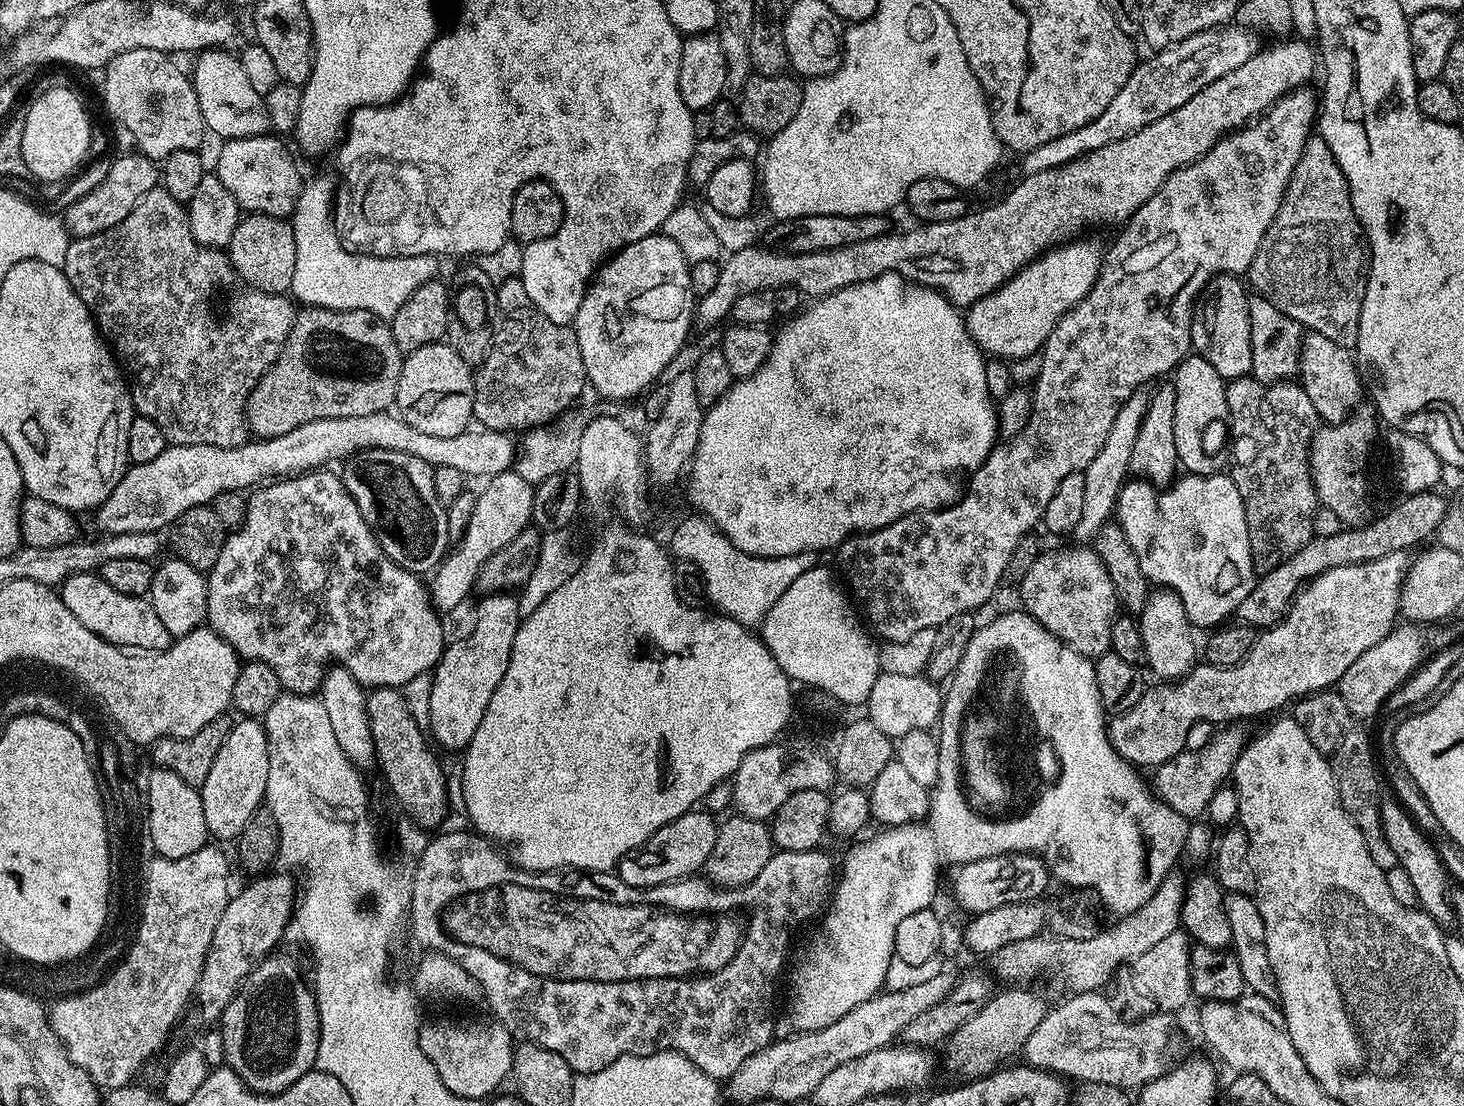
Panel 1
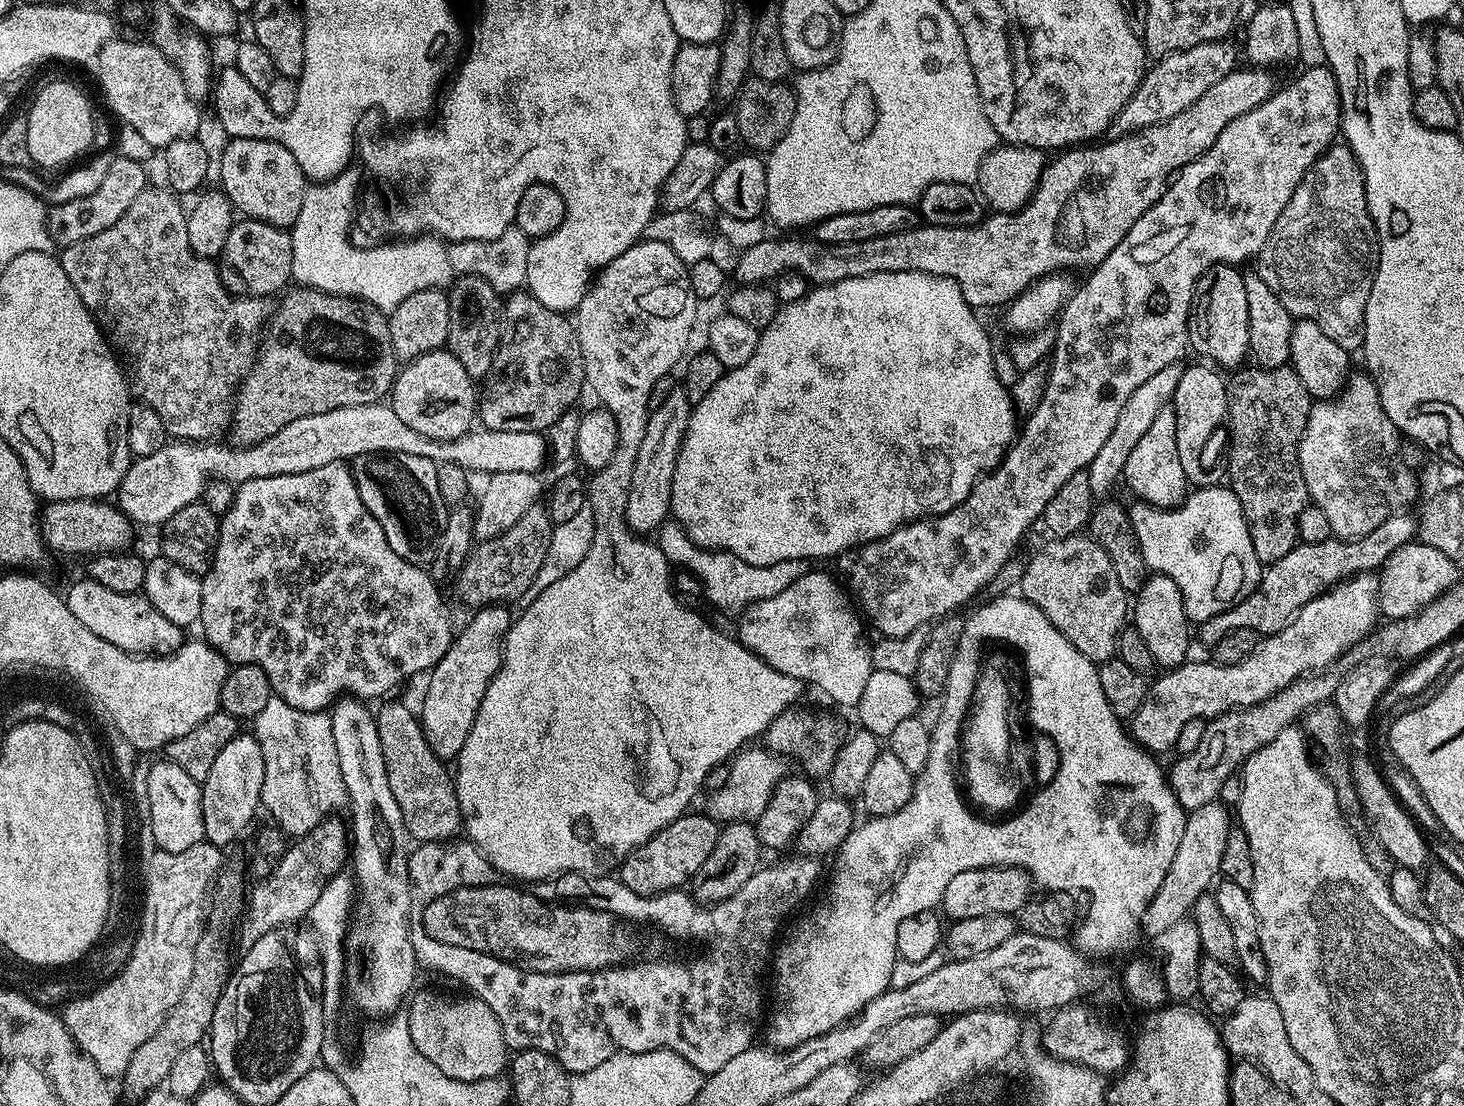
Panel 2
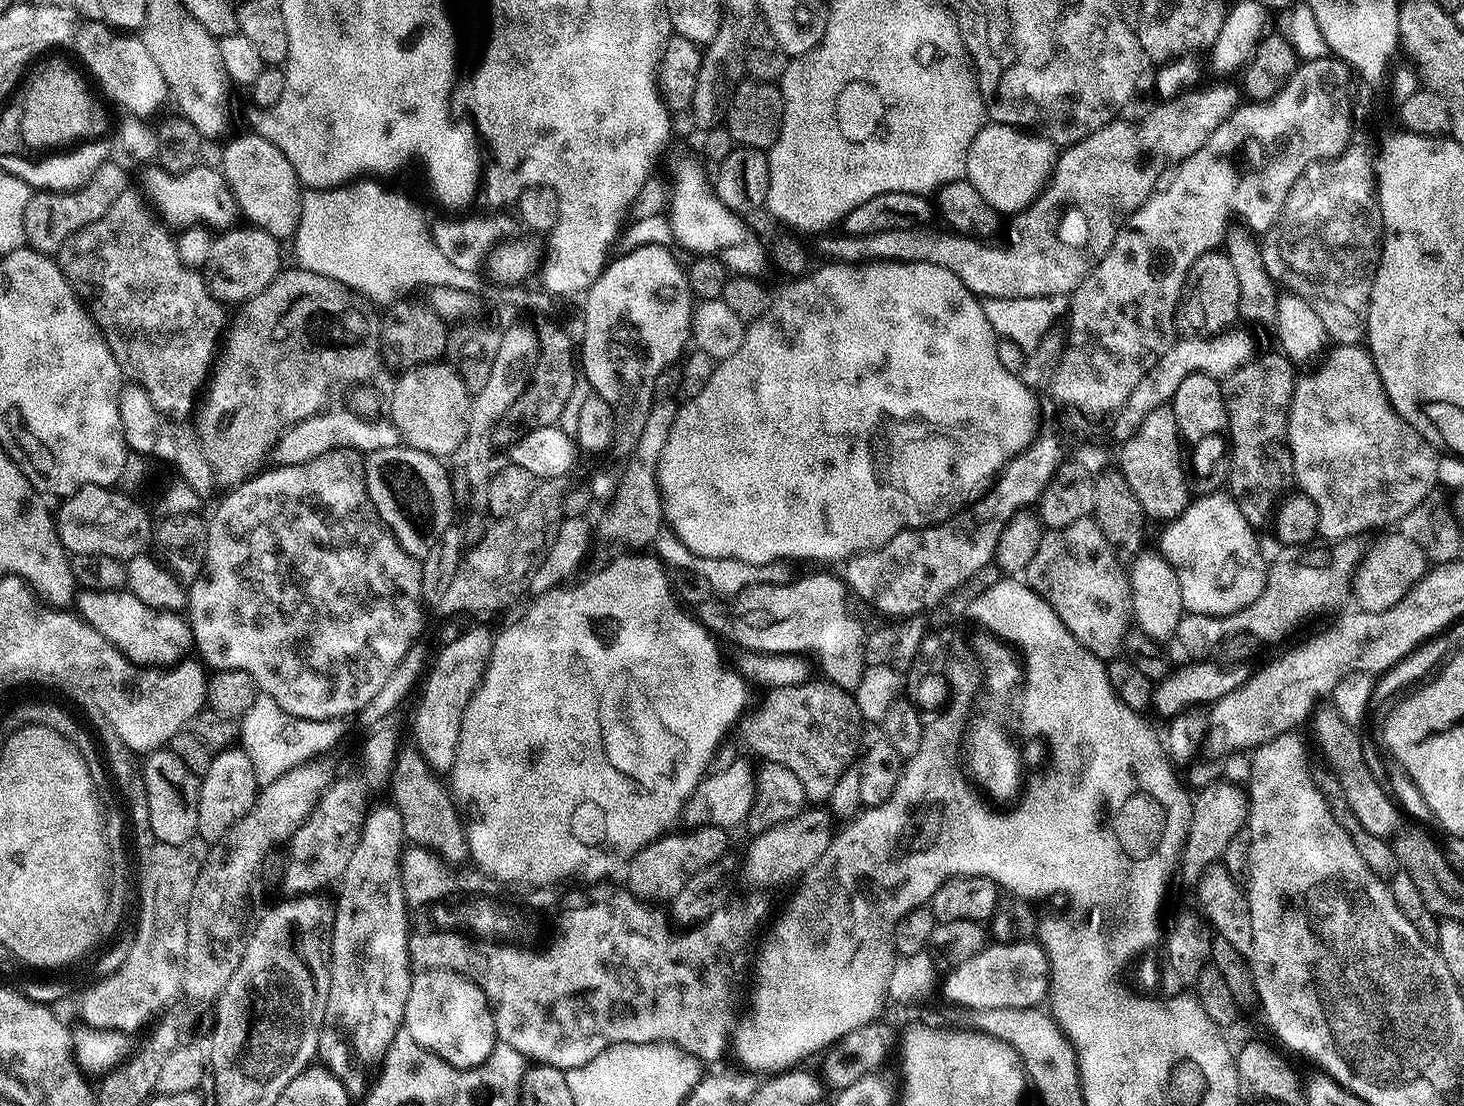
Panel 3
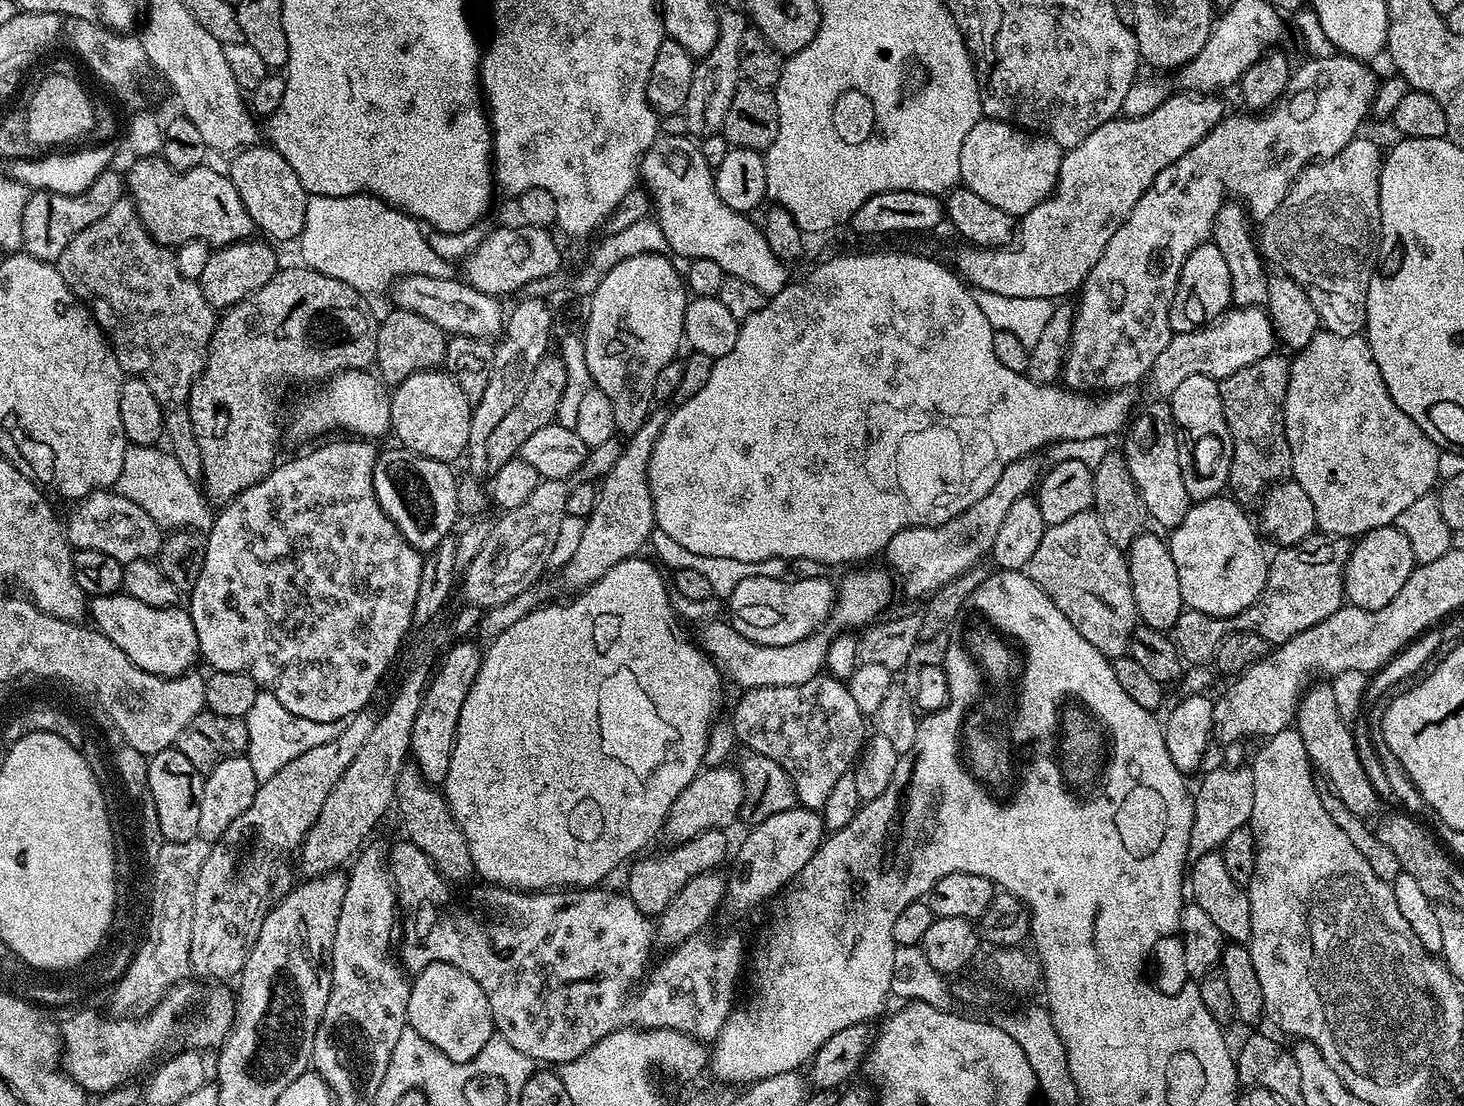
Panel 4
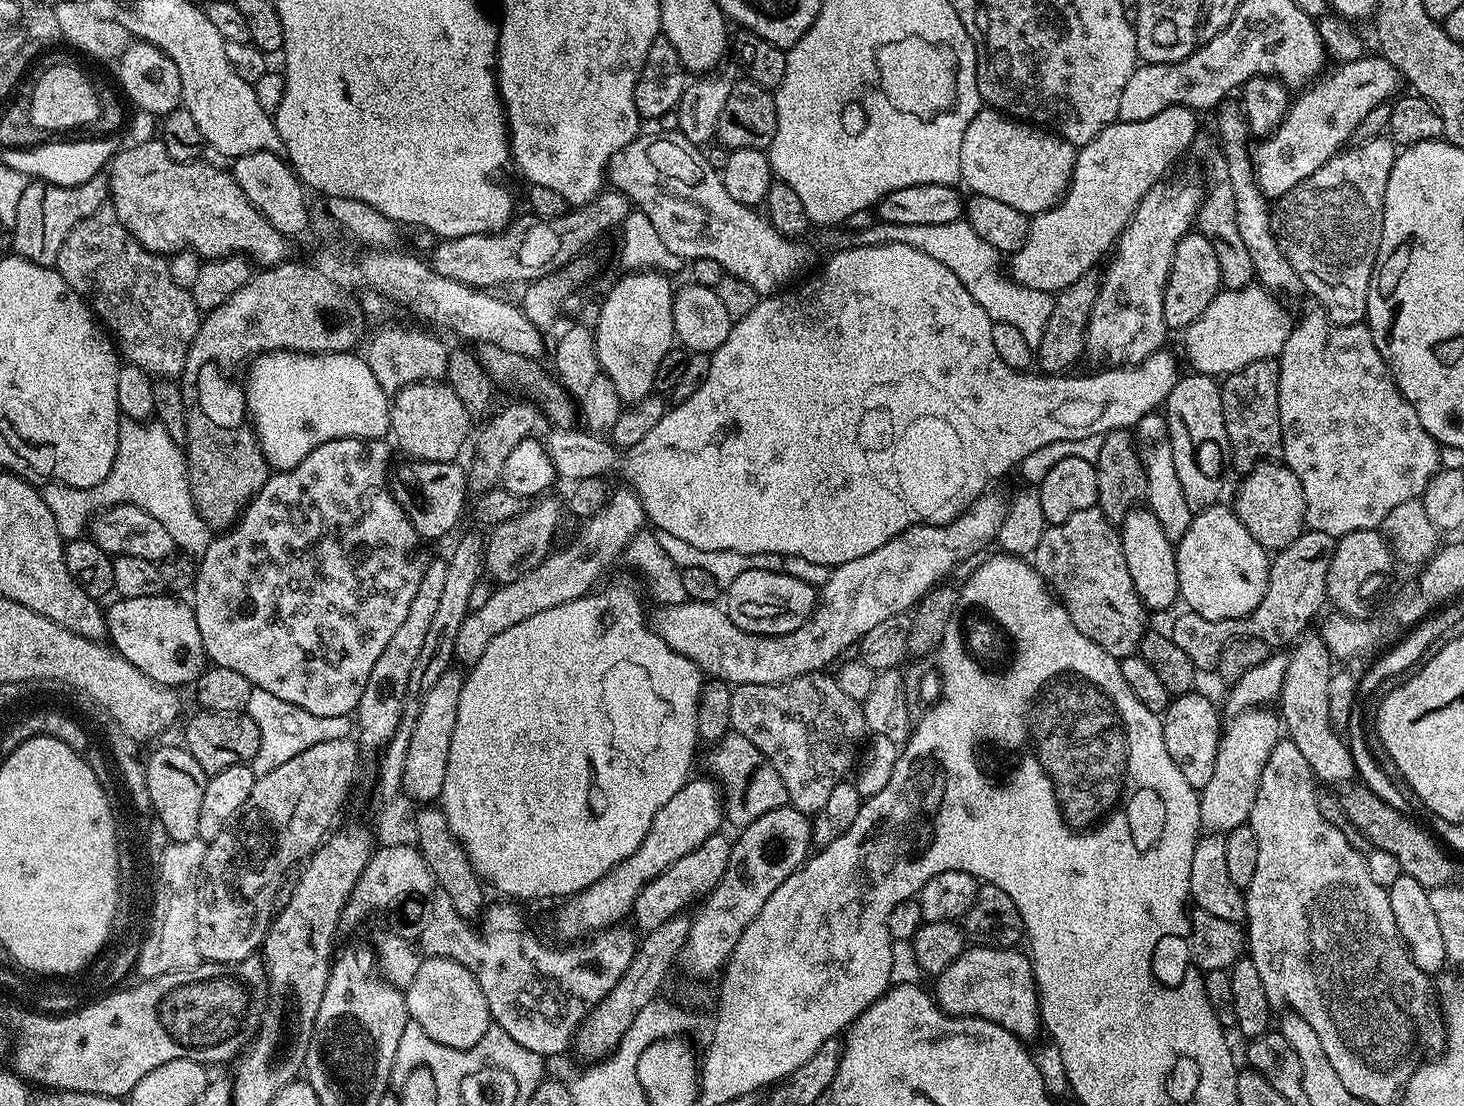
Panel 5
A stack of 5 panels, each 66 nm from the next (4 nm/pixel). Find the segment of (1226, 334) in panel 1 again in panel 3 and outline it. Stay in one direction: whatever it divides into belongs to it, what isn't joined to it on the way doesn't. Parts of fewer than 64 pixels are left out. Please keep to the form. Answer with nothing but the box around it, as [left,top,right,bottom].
[1176,250,1240,338]

